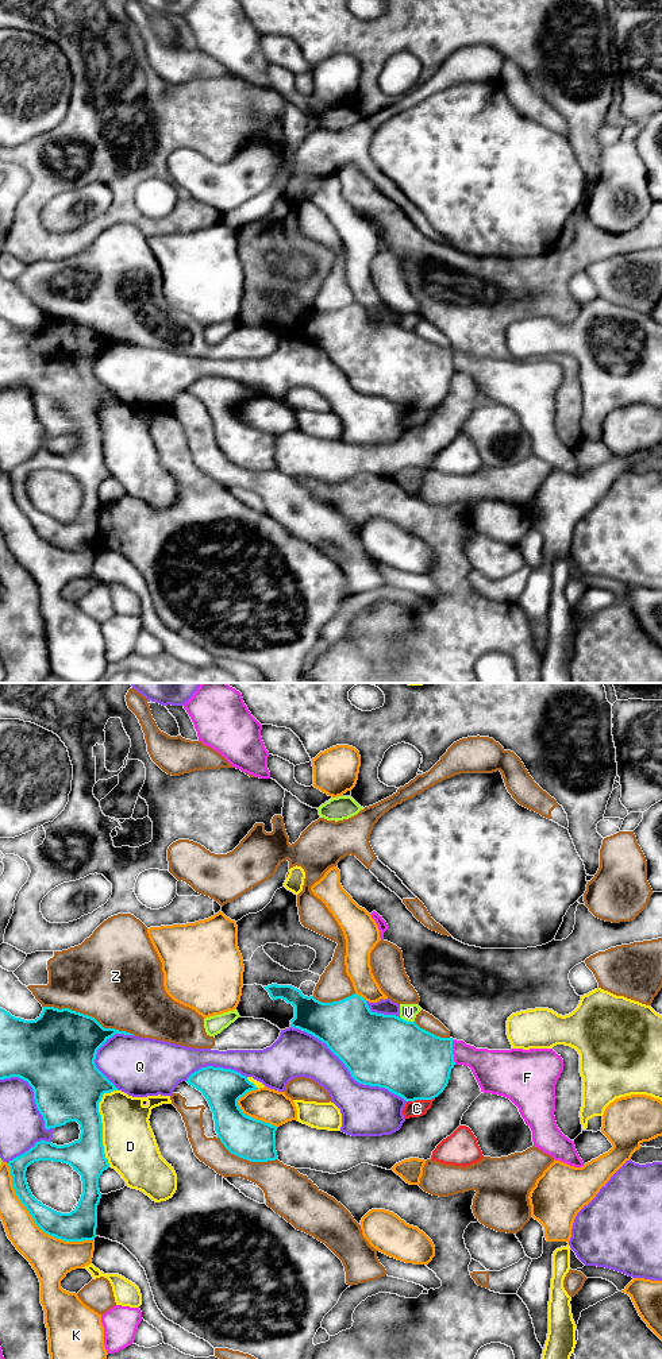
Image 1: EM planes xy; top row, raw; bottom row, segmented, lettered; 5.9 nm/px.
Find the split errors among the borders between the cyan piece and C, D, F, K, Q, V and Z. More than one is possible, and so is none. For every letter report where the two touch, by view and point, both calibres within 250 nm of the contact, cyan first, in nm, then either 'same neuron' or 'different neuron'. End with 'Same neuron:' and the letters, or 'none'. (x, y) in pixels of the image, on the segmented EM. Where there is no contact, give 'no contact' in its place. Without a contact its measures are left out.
C: xy (420, 1099) | 420/100 nm | different neuron
D: xy (102, 1123) | 340/320 nm | different neuron
F: xy (451, 1051) | 420/200 nm | different neuron
K: xy (35, 1223) | 190/240 nm | different neuron
Q: xy (349, 1070) | 440/280 nm | different neuron
V: xy (405, 1020) | 440/100 nm | different neuron
Z: xy (89, 1016) | 440/500 nm | different neuron
Same neuron: none

